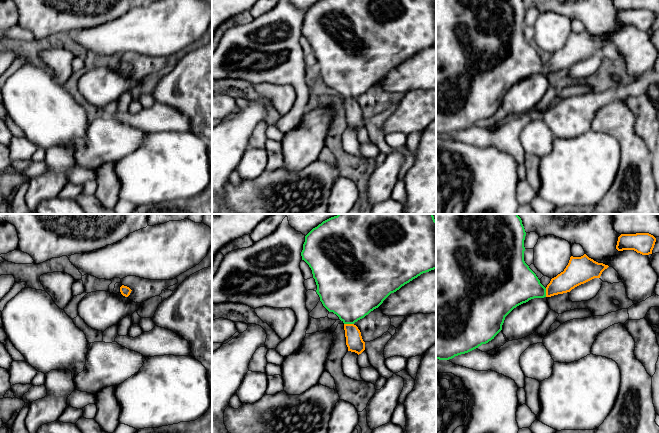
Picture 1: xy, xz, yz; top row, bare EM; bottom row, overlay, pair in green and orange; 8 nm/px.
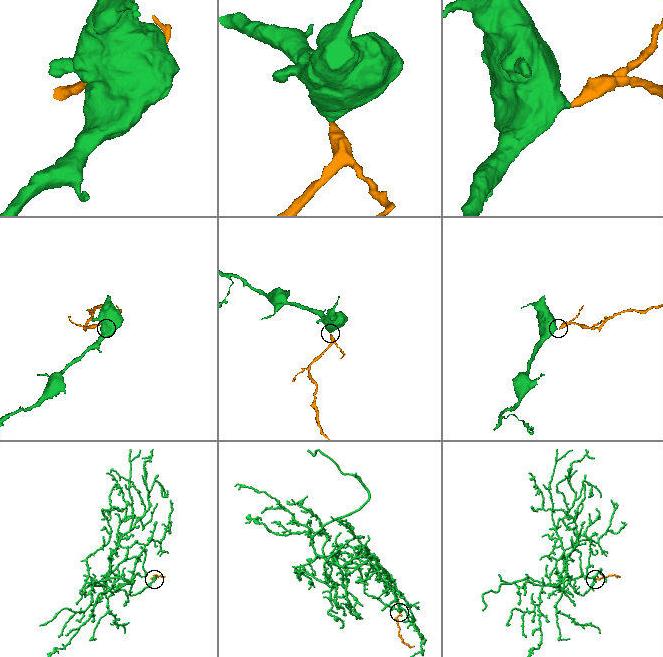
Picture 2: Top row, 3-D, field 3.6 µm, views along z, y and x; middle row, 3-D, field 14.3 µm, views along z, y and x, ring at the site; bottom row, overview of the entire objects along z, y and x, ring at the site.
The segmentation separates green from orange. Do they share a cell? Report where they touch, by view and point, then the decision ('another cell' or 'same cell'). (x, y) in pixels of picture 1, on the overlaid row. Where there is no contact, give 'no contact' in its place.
meets green in xz at (349, 323); same cell

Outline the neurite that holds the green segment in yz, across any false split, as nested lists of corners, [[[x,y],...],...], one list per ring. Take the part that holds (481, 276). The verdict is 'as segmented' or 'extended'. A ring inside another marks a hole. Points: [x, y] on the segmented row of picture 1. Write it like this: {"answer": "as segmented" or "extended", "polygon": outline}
{"answer": "extended", "polygon": [[[436,214],[436,359],[449,360],[455,356],[468,353],[482,344],[486,344],[502,330],[505,317],[517,306],[534,298],[551,297],[570,292],[575,287],[594,278],[600,278],[602,272],[609,266],[598,263],[586,254],[581,257],[570,257],[569,263],[563,272],[552,278],[545,288],[536,274],[524,261],[524,240],[526,232],[518,214]]]}

